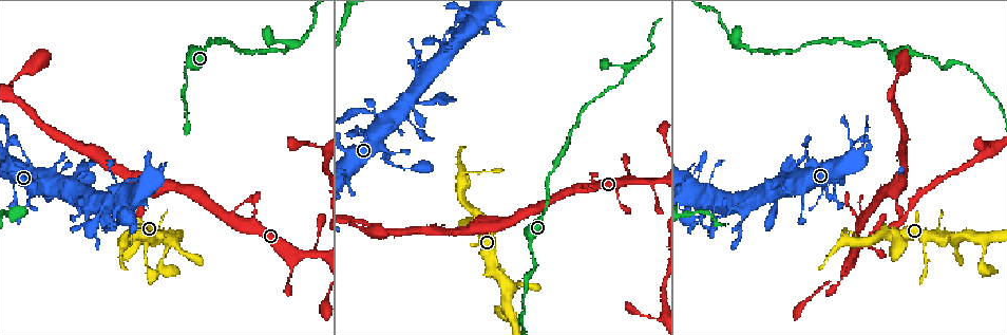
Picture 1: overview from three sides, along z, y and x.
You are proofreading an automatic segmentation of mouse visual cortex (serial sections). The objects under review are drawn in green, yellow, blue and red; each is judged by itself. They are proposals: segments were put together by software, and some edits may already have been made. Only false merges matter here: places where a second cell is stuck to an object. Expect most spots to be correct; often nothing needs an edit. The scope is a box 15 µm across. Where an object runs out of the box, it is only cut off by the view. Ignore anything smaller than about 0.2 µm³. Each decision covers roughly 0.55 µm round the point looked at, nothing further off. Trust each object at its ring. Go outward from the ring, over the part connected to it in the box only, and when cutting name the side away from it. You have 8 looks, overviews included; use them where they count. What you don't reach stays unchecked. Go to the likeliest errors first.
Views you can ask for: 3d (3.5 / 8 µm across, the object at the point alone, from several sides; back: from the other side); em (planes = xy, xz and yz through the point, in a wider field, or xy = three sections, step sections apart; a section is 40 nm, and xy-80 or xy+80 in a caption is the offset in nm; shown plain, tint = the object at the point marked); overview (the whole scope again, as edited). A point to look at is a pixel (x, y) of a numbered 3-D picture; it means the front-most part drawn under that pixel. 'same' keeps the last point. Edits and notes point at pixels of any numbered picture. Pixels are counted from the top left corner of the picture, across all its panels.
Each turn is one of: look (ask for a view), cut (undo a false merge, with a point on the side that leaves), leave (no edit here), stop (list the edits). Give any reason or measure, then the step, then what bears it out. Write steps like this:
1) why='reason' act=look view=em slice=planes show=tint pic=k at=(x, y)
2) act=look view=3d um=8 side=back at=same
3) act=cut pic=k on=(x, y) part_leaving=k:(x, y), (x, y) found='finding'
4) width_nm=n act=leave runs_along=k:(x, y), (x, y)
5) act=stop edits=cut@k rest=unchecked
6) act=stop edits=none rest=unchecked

why='narrows sharply' act=look view=3d um=3.5 pic=1 at=(892, 93)

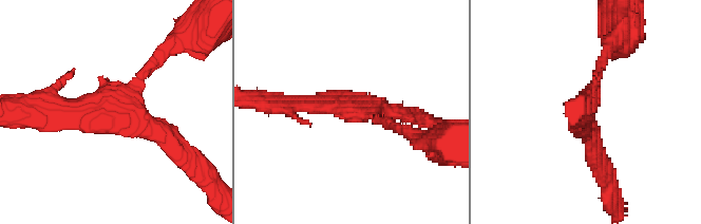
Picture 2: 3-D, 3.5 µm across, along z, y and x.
act=look view=em slice=xy step=2 show=tint pic=2 at=(370, 106)

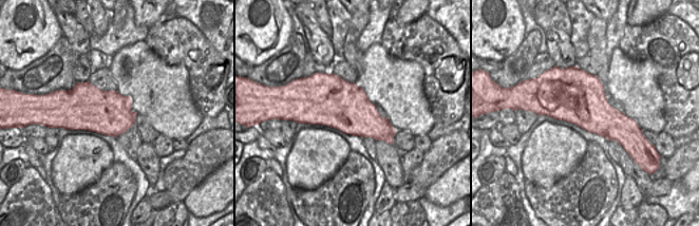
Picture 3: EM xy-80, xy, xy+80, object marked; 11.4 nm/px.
why='cut it another way' act=look view=em slice=xy step=3 show=tint at=same

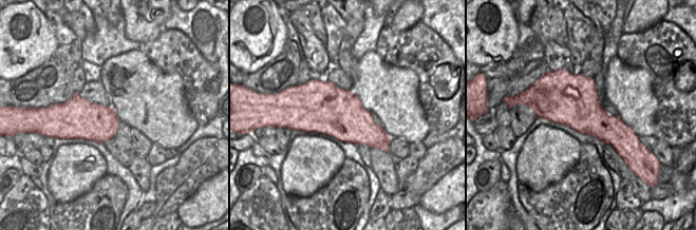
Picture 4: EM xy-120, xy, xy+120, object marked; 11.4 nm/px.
act=leave runs_along=2:(189, 159), (134, 110), (140, 74), (164, 51) found='continuous, no second cell'

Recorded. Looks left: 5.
why='abrupt turn' act=look view=3d um=8 pic=1 at=(385, 156)

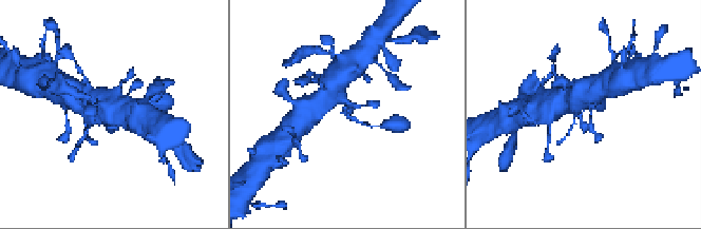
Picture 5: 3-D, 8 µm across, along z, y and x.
act=look view=em slice=xy step=1 show=tint pic=5 at=(582, 112)

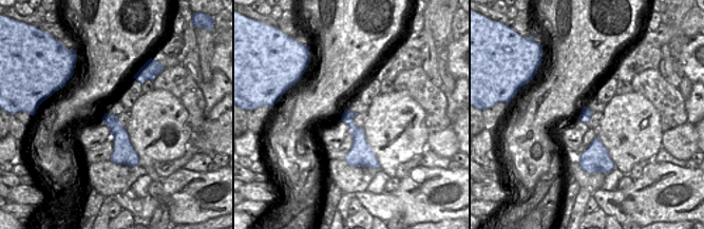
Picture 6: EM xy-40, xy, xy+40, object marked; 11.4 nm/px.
act=leave runs_along=5:(328, 92), (345, 101), (349, 117), (372, 127) found='all the same cell'

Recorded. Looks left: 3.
why='thin neck' act=look view=em slice=planes show=tint pic=1 at=(142, 240)

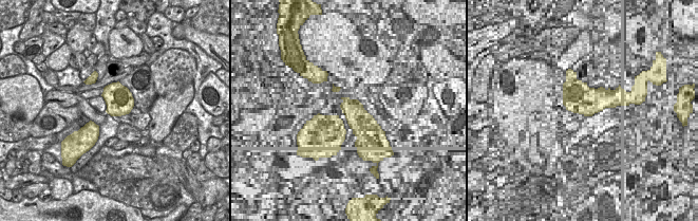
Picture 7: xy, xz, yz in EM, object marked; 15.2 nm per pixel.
why='wider look' act=look view=3d um=3.5 at=same

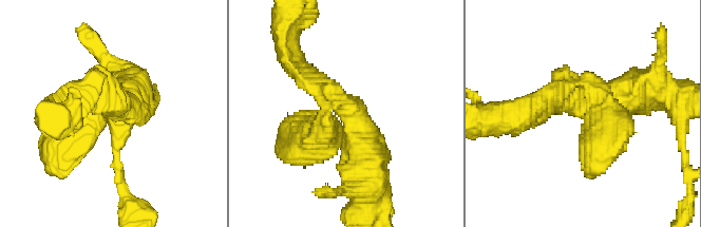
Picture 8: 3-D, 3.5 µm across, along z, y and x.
act=leave runs_along=8:(130, 89), (61, 144), (61, 164) found='continuous, no second cell'

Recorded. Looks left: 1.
act=stop edits=none rest=unchecked

